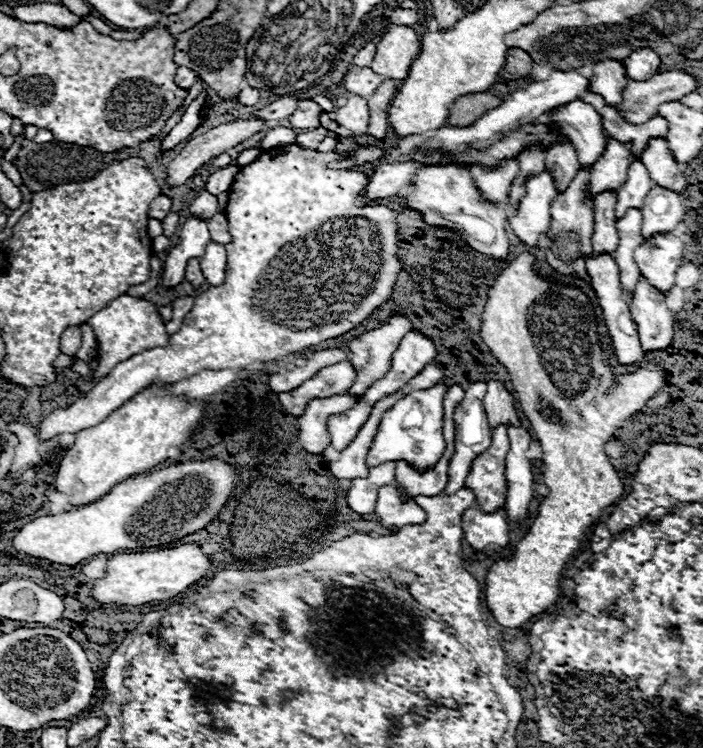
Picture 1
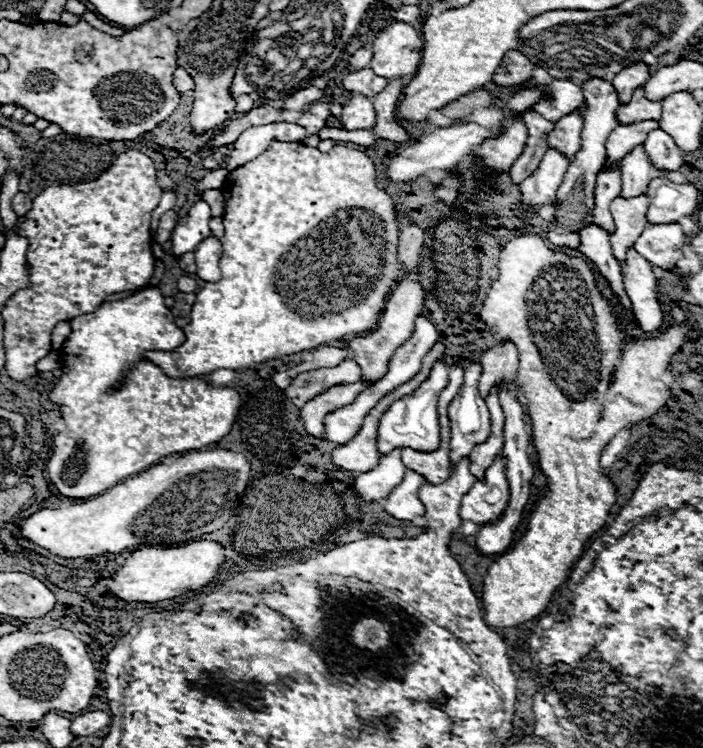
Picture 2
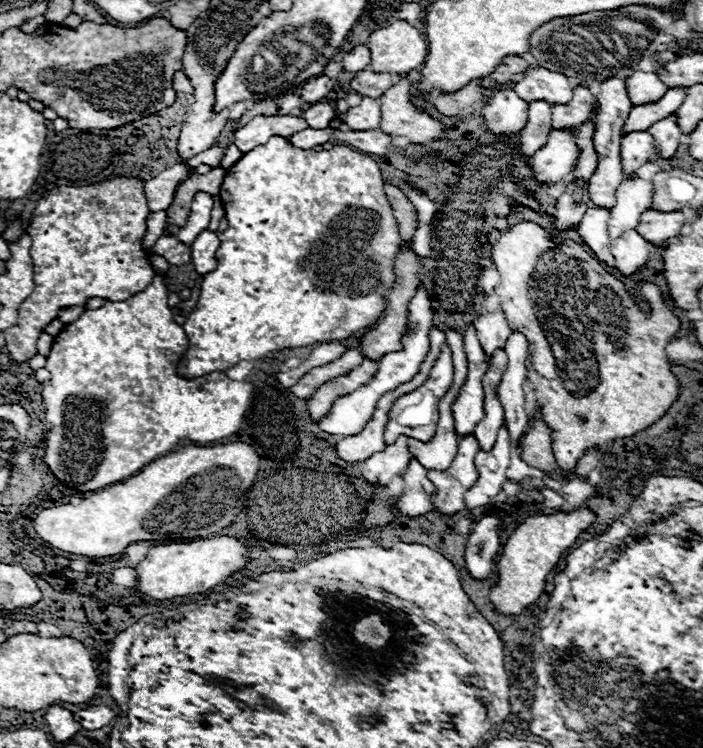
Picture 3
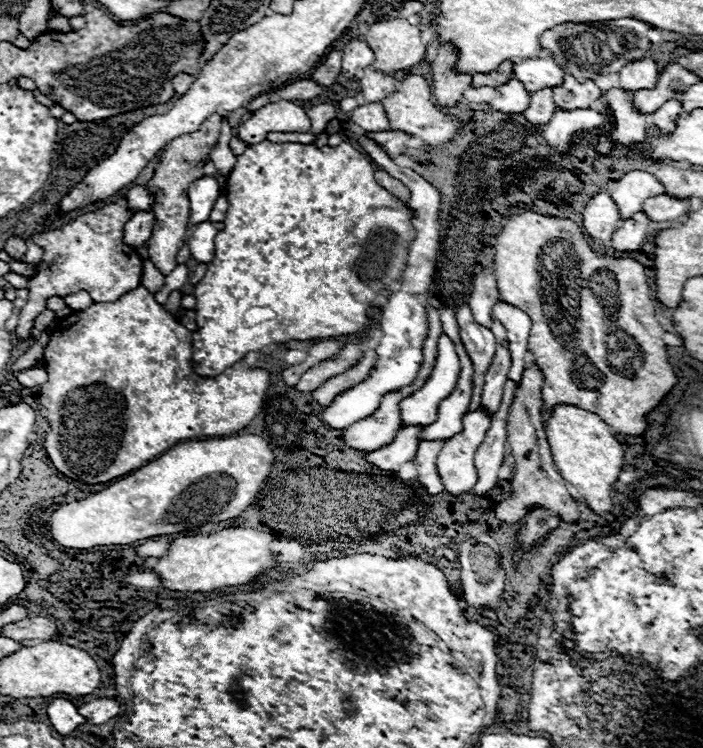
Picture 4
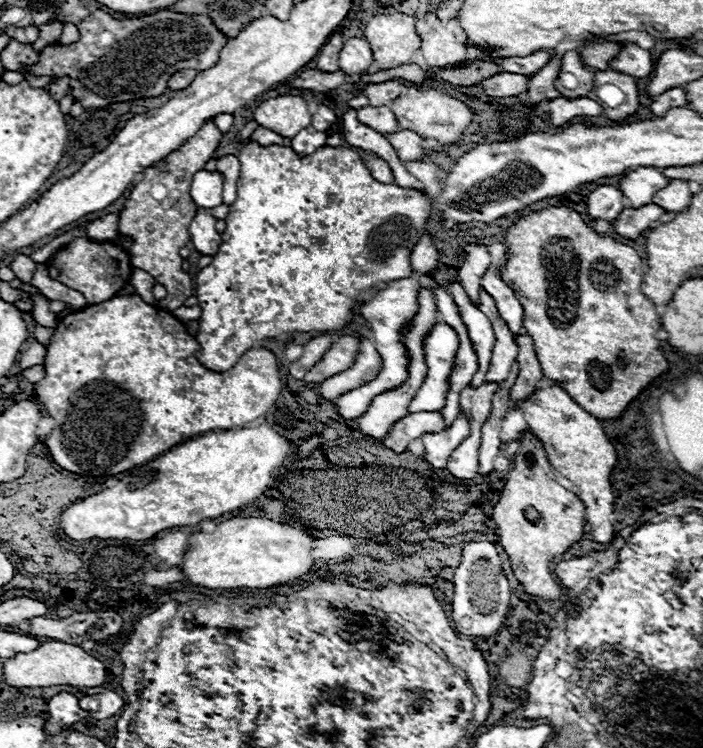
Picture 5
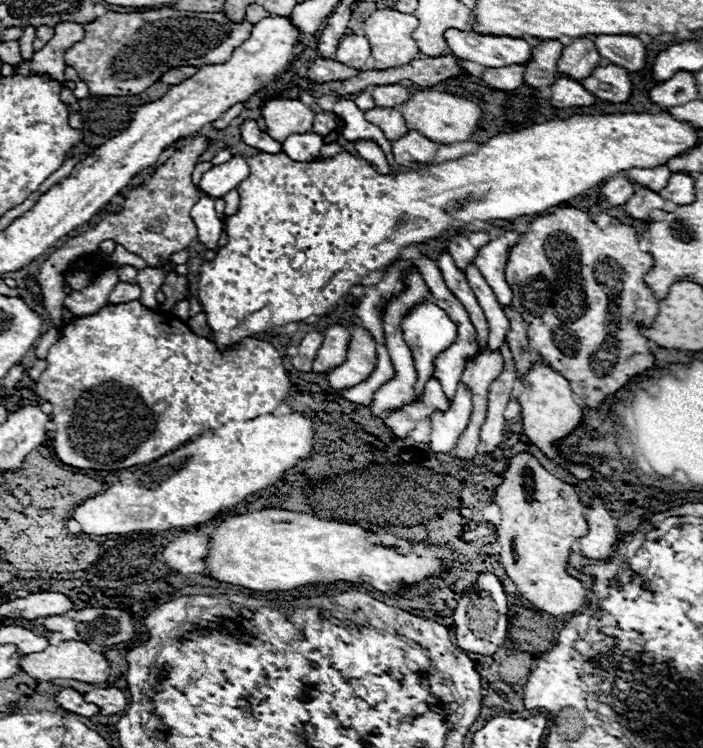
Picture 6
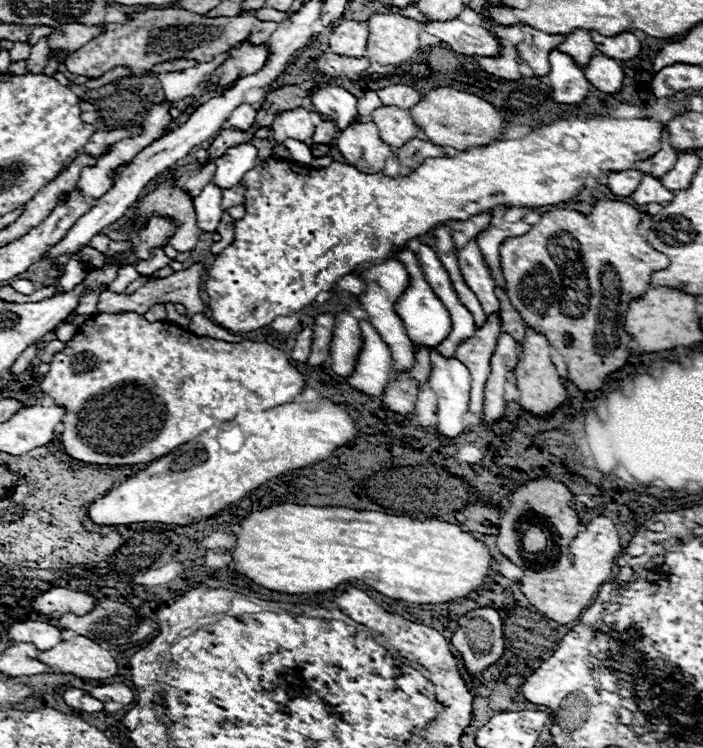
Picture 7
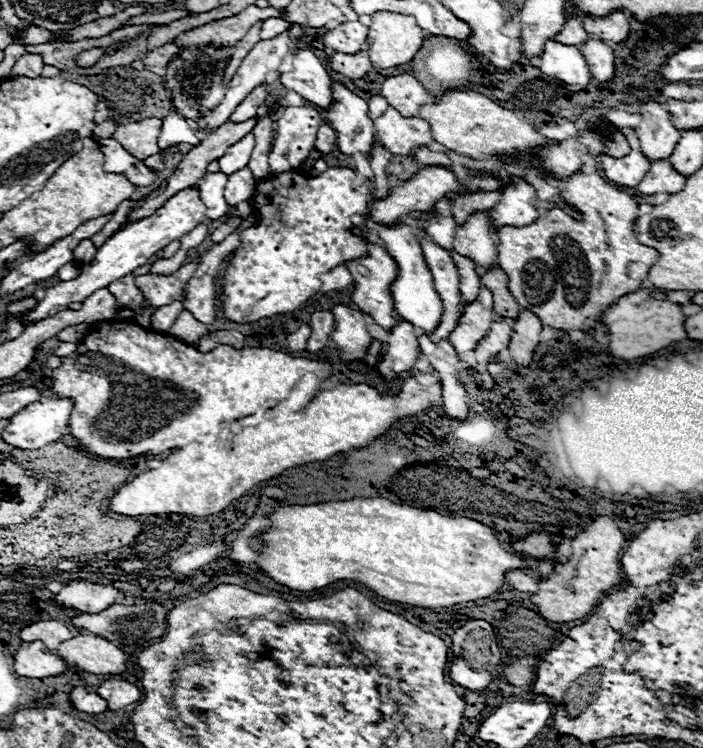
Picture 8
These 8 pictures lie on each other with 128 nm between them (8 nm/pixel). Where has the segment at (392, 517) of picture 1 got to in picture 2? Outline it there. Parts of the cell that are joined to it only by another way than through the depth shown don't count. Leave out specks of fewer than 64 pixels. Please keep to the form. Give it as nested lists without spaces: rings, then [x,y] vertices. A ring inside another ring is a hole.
[[[406,470],[406,476],[402,480],[402,484],[398,484],[390,496],[388,502],[384,506],[384,510],[398,518],[398,520],[414,520],[416,516],[424,516],[424,504],[418,498],[418,488],[424,484],[426,480],[414,472],[414,470]]]

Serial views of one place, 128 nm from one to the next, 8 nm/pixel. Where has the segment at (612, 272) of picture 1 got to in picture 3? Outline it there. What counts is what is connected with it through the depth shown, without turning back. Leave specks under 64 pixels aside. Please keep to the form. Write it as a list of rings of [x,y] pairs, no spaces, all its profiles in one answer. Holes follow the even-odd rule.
[[[590,206],[586,210],[586,216],[582,218],[582,222],[578,226],[578,232],[600,262],[614,266],[614,256],[610,254],[612,240],[608,234],[608,220],[610,220],[610,208]]]

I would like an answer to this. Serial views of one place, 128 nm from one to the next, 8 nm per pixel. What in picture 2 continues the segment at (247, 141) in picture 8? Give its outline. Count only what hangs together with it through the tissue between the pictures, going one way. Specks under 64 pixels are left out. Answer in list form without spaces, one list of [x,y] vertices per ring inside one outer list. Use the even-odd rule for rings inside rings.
[[[198,200],[188,214],[176,224],[172,232],[172,252],[174,256],[182,256],[184,252],[194,252],[196,246],[210,236],[210,206],[204,200]]]

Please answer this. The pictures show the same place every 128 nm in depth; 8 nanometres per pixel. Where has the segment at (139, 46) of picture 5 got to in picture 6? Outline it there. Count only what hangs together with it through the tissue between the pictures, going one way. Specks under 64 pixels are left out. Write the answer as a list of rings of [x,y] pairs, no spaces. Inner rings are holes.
[[[252,4],[248,6],[247,20],[242,24],[236,24],[226,16],[216,18],[214,14],[206,12],[178,12],[174,8],[130,14],[106,12],[94,22],[84,24],[84,28],[76,22],[58,22],[54,26],[54,38],[46,44],[46,48],[32,56],[32,60],[16,66],[14,74],[50,74],[54,80],[64,82],[64,68],[68,64],[78,72],[80,80],[88,84],[90,96],[140,94],[148,86],[158,82],[160,76],[170,68],[178,68],[182,64],[194,64],[196,68],[200,68],[206,64],[220,64],[228,60],[232,50],[250,36],[252,24],[266,17],[270,17],[269,12],[258,4]]]

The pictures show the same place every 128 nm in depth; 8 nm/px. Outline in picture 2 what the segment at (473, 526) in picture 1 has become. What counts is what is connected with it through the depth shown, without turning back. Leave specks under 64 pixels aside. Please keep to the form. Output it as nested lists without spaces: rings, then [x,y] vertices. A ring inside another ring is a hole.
[[[500,452],[490,468],[484,472],[484,482],[474,482],[474,488],[462,498],[460,518],[472,520],[474,524],[484,524],[502,516],[508,504],[508,480],[506,480],[506,462]]]

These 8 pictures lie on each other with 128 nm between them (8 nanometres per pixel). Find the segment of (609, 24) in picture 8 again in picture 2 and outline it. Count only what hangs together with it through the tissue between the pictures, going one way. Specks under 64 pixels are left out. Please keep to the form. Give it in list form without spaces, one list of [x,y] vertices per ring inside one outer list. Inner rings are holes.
[[[638,86],[626,106],[618,106],[616,110],[616,120],[620,124],[630,124],[630,122],[642,122],[642,120],[660,120],[662,114],[662,100],[648,100],[644,94],[644,86]]]

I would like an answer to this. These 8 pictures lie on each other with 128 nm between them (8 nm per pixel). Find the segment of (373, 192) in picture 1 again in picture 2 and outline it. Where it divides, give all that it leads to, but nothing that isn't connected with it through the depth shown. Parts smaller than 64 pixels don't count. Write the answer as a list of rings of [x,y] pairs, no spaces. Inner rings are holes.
[[[524,88],[524,90],[518,90],[508,102],[506,102],[506,108],[508,110],[514,110],[514,112],[526,112],[532,108],[532,104],[542,96],[542,90],[540,88]],[[466,122],[466,124],[454,124],[450,128],[438,128],[434,134],[420,138],[418,142],[414,142],[410,148],[406,148],[402,154],[394,156],[388,164],[388,176],[394,182],[408,182],[414,180],[418,176],[424,176],[432,170],[450,170],[454,166],[458,166],[458,162],[470,154],[474,150],[474,146],[482,144],[484,138],[494,136],[500,132],[500,126],[492,126],[492,128],[482,128],[474,122]]]

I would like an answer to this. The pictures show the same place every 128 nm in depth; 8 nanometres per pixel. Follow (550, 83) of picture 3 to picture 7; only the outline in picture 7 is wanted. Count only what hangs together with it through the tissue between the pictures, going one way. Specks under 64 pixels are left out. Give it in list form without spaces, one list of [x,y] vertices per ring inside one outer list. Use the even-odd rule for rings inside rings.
[[[410,4],[406,8],[398,6],[386,6],[386,12],[398,12],[402,16],[410,16],[418,20],[426,32],[440,38],[440,42],[448,44],[454,52],[466,54],[466,56],[498,56],[498,40],[482,26],[464,24],[462,20],[426,20],[426,16],[420,12],[418,4]]]

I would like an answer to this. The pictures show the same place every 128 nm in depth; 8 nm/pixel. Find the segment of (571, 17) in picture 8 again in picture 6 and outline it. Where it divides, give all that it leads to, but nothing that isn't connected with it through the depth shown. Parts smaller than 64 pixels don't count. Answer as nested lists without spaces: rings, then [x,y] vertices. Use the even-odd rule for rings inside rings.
[[[586,36],[574,38],[568,46],[564,46],[562,56],[558,58],[558,72],[568,74],[576,80],[584,80],[598,66],[600,54],[592,40]]]

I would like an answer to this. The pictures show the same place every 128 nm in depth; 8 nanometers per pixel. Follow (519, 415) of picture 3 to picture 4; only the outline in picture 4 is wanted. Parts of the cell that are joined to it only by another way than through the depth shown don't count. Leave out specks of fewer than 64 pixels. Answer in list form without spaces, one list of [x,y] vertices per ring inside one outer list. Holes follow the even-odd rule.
[[[498,300],[492,308],[494,318],[502,320],[506,334],[508,334],[508,344],[510,344],[510,354],[512,354],[512,368],[508,378],[512,378],[516,384],[522,378],[522,372],[526,368],[526,354],[528,354],[528,334],[530,334],[530,316],[522,312],[520,308],[514,308],[512,304],[506,304],[504,300]]]

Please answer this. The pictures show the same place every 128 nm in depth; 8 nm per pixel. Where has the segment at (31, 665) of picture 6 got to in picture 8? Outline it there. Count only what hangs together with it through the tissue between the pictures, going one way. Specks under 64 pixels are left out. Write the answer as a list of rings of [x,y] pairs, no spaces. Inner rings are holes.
[[[94,634],[62,642],[58,654],[70,666],[78,666],[90,674],[122,674],[126,670],[126,654],[110,640]]]

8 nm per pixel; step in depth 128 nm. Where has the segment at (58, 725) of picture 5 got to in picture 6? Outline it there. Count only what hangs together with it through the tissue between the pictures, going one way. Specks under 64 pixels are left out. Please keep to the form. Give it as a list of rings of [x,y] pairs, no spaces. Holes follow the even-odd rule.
[[[64,688],[62,692],[58,692],[56,702],[64,710],[68,710],[72,714],[80,714],[80,716],[88,716],[88,718],[98,714],[98,708],[94,708],[94,704],[86,704],[84,696],[78,690],[74,690],[74,688]]]

